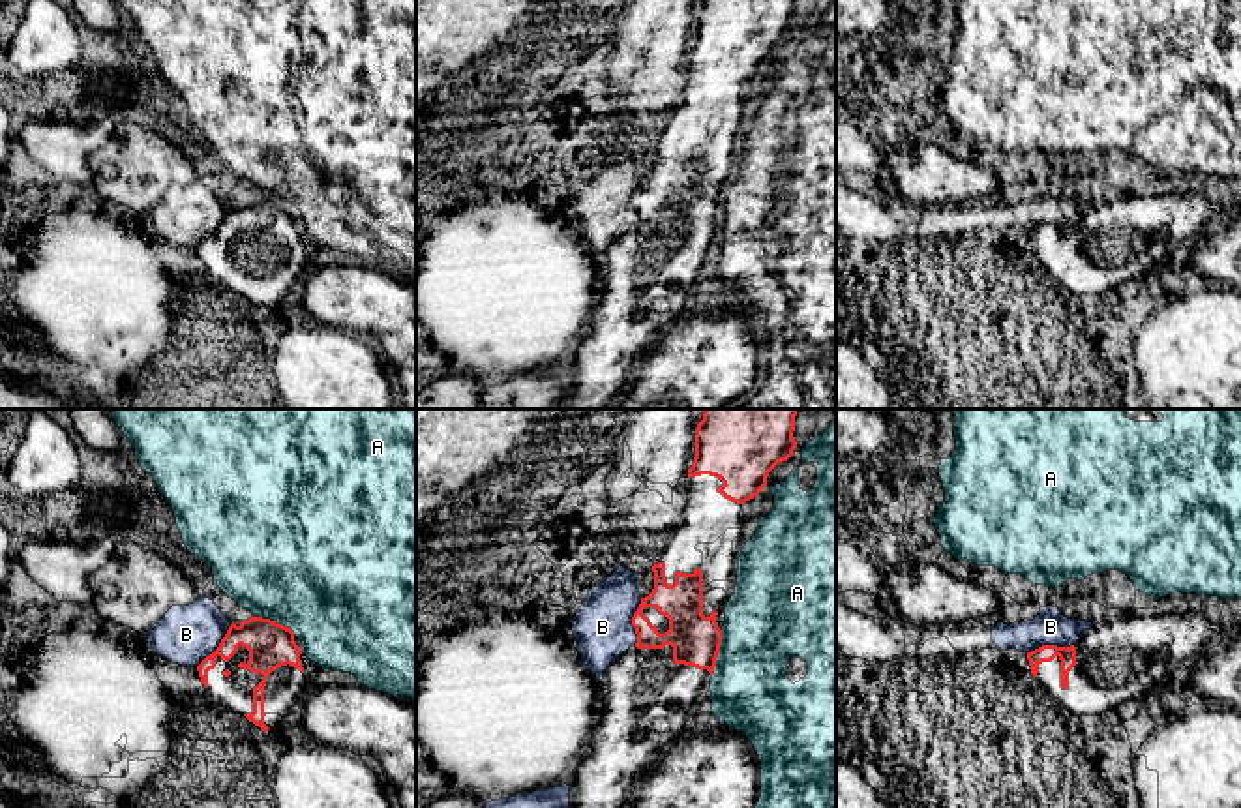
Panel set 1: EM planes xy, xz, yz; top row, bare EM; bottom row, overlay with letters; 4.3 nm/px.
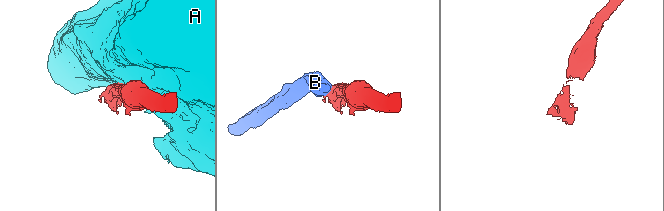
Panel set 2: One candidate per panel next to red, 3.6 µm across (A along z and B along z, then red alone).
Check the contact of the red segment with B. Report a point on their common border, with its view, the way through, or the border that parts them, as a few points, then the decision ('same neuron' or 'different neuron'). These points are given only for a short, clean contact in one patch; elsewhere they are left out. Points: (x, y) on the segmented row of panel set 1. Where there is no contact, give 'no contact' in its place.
xz (632, 623) | along xz (642, 598), (632, 617), (634, 645) | different neuron

